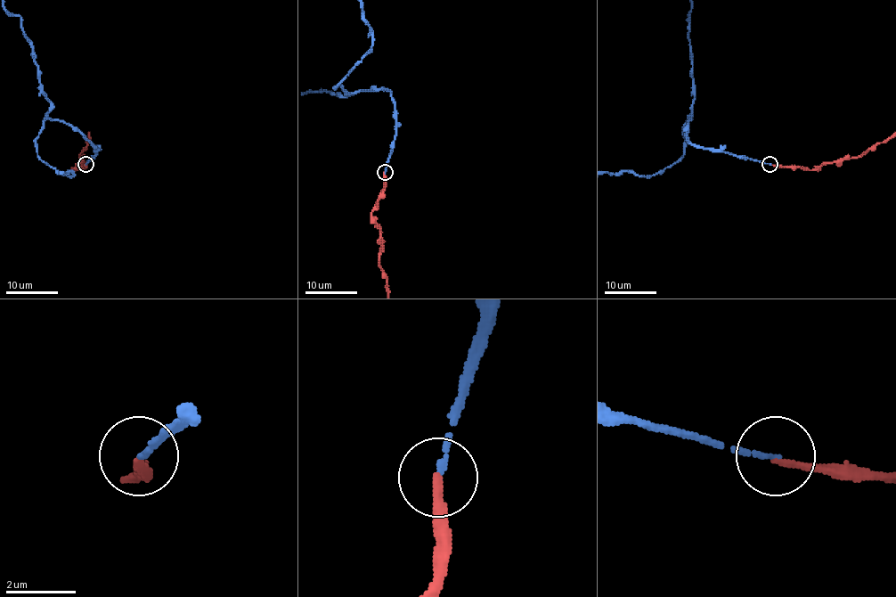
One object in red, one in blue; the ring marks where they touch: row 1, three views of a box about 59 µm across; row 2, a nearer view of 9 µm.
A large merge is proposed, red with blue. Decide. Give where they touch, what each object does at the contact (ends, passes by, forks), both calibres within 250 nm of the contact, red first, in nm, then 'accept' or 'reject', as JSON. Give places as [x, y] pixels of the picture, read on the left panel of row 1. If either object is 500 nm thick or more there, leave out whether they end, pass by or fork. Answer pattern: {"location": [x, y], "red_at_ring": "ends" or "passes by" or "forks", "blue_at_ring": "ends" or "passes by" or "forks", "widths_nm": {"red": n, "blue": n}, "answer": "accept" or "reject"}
{"location": [85, 164], "red_at_ring": "ends", "blue_at_ring": "ends", "widths_nm": {"red": 200, "blue": 140}, "answer": "reject"}

